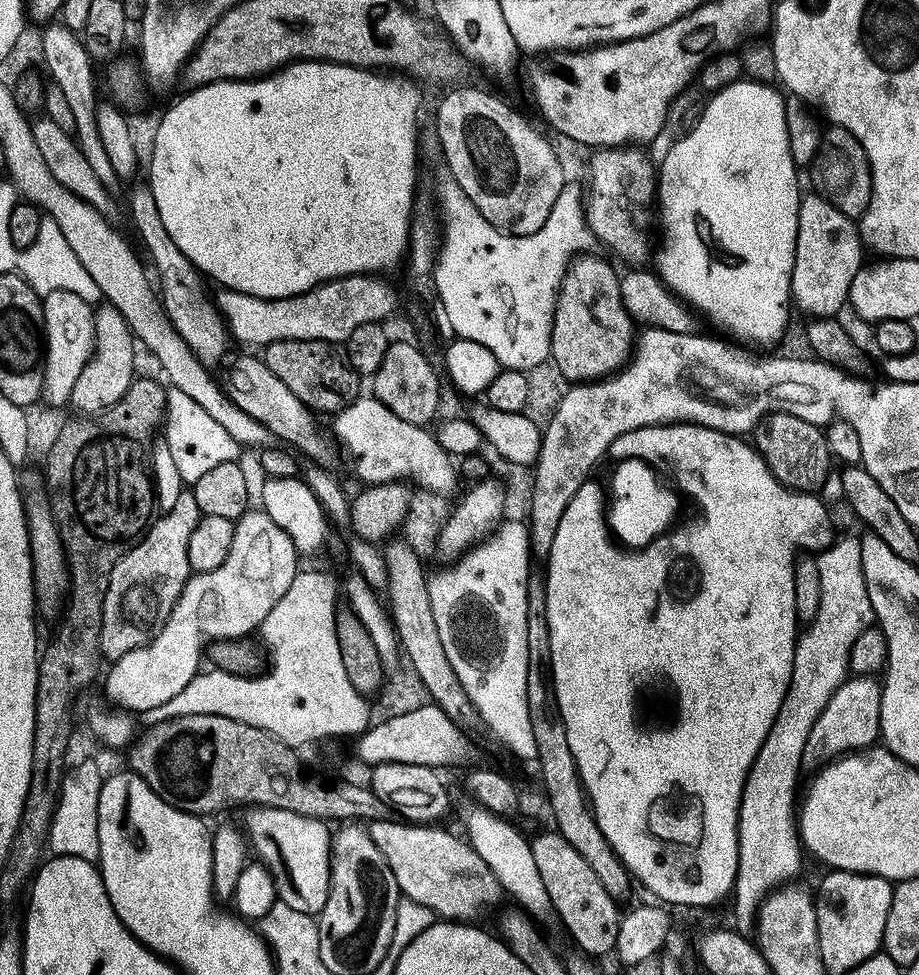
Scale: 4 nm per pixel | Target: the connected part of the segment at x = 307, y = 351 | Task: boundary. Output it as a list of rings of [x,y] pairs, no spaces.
[[[276,340],[263,349],[262,359],[298,399],[313,413],[335,414],[353,404],[361,395],[362,377],[350,362],[347,351],[330,340]]]

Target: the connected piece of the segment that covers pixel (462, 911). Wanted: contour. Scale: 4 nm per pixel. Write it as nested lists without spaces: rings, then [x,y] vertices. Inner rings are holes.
[[[400,818],[392,820],[376,820],[372,825],[367,825],[368,837],[382,850],[386,862],[390,862],[390,870],[394,870],[394,878],[398,878],[398,886],[405,897],[413,900],[421,900],[428,905],[433,913],[440,912],[448,922],[472,922],[475,921],[476,911],[483,904],[492,904],[499,896],[502,896],[500,883],[494,878],[494,874],[482,862],[482,858],[473,849],[467,839],[455,836],[440,826],[429,826],[424,822],[405,822]]]

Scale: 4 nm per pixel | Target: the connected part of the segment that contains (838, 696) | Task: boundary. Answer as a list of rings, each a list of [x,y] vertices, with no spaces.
[[[853,675],[840,684],[830,702],[826,702],[826,709],[811,727],[803,748],[803,763],[808,765],[816,762],[816,765],[822,766],[842,755],[873,747],[880,736],[881,691],[881,681],[871,675]]]

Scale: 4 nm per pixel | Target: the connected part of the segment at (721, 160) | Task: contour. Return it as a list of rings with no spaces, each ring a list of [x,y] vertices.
[[[737,78],[732,81],[731,84],[713,91],[711,95],[707,97],[706,103],[701,107],[698,117],[696,118],[696,124],[693,125],[691,130],[681,136],[669,149],[668,152],[663,153],[662,159],[658,164],[658,224],[660,220],[660,253],[656,256],[656,266],[654,266],[654,272],[657,276],[664,281],[665,287],[672,293],[675,293],[680,300],[687,302],[697,313],[705,312],[710,319],[716,324],[721,324],[730,335],[731,339],[736,342],[743,342],[745,345],[752,346],[750,344],[772,344],[780,335],[784,332],[784,327],[788,324],[788,304],[790,308],[790,301],[792,300],[792,271],[794,270],[794,258],[796,257],[796,235],[798,234],[798,210],[800,209],[800,202],[802,199],[802,191],[800,192],[800,184],[796,181],[796,173],[798,173],[798,167],[794,161],[792,161],[790,154],[790,142],[788,141],[787,134],[787,120],[784,113],[784,99],[783,95],[779,95],[770,86],[771,83],[761,82],[759,79],[753,78]]]

